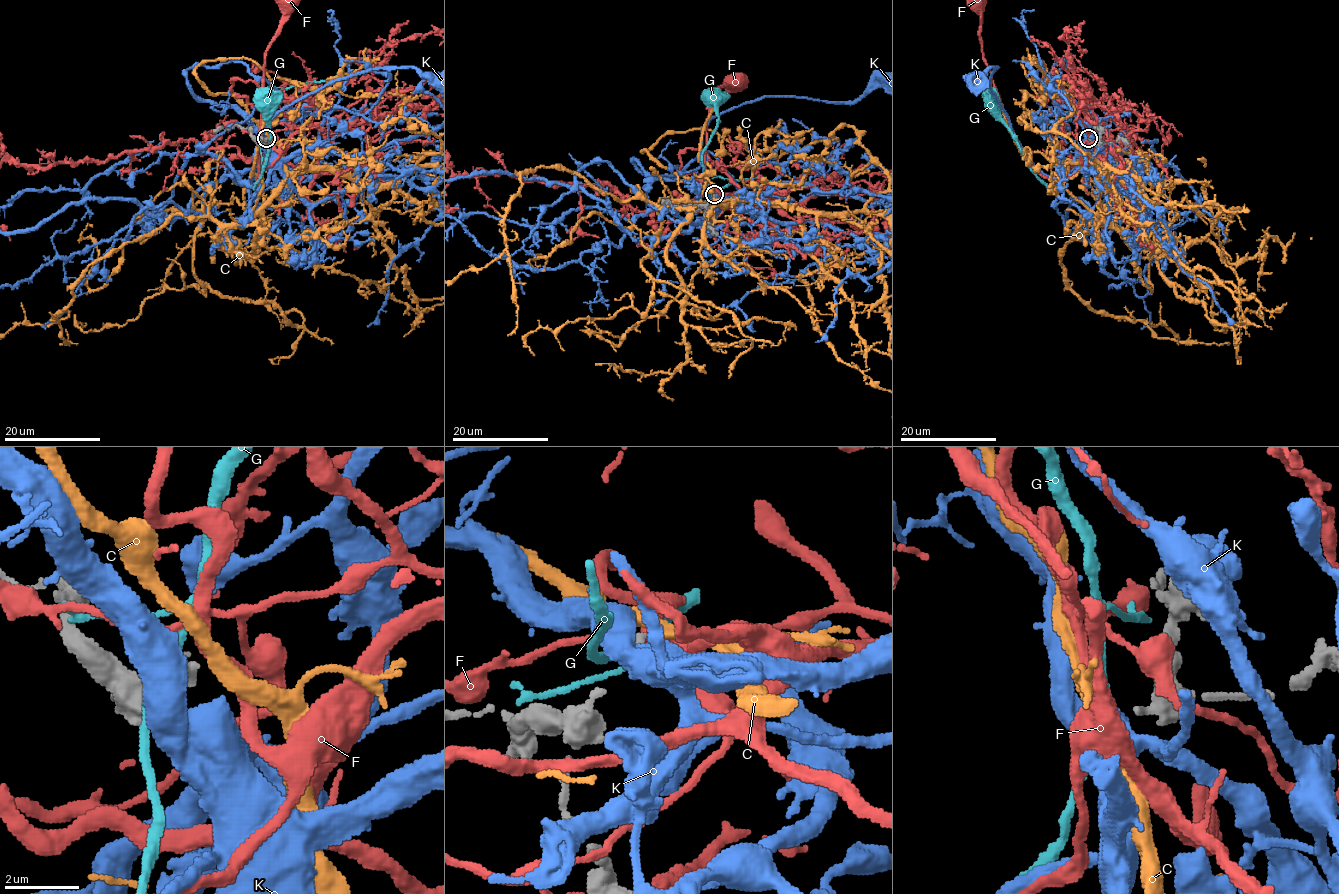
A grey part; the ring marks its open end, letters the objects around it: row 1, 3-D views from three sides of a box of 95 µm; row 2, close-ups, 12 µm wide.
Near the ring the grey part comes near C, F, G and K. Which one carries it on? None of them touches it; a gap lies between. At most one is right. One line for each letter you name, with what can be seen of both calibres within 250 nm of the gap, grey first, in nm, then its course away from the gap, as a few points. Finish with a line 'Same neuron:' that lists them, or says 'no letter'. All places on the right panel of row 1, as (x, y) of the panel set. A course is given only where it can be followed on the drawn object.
Same neuron: no letter

